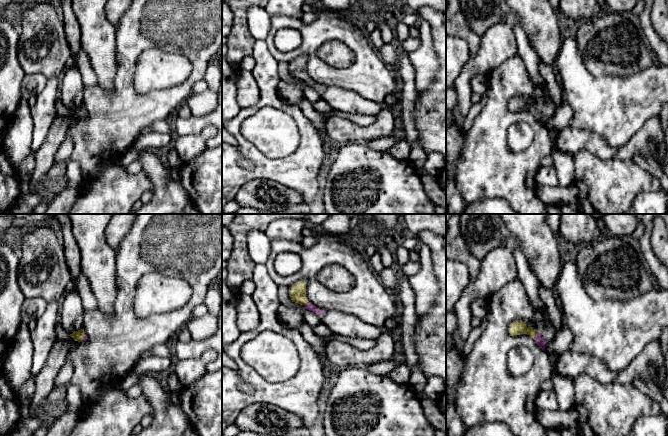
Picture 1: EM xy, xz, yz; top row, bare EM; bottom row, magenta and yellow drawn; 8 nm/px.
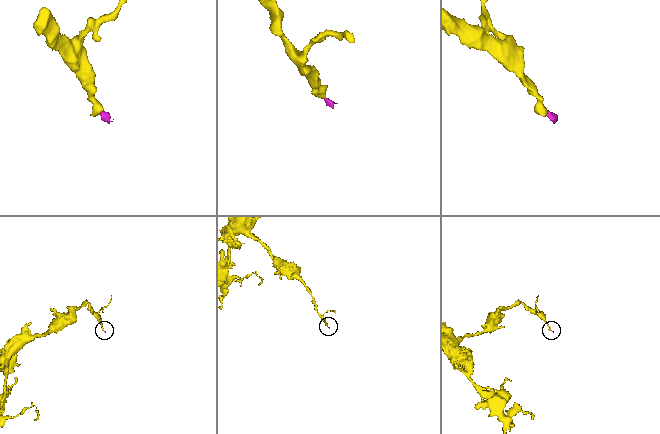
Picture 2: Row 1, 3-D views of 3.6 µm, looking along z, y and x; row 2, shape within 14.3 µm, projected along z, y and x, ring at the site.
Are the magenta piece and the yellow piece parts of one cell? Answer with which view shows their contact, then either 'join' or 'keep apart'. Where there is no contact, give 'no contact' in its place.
yz | join

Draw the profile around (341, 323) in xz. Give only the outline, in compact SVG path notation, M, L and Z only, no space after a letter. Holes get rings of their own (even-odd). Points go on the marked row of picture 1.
M339 310L323 311L321 323L325 324L332 334L366 340L376 340L383 331L381 328L371 325L359 317Z

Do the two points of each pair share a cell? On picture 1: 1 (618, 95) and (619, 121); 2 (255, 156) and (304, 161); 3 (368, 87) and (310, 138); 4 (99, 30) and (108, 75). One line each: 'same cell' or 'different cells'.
1: same cell
2: same cell
3: different cells
4: same cell

